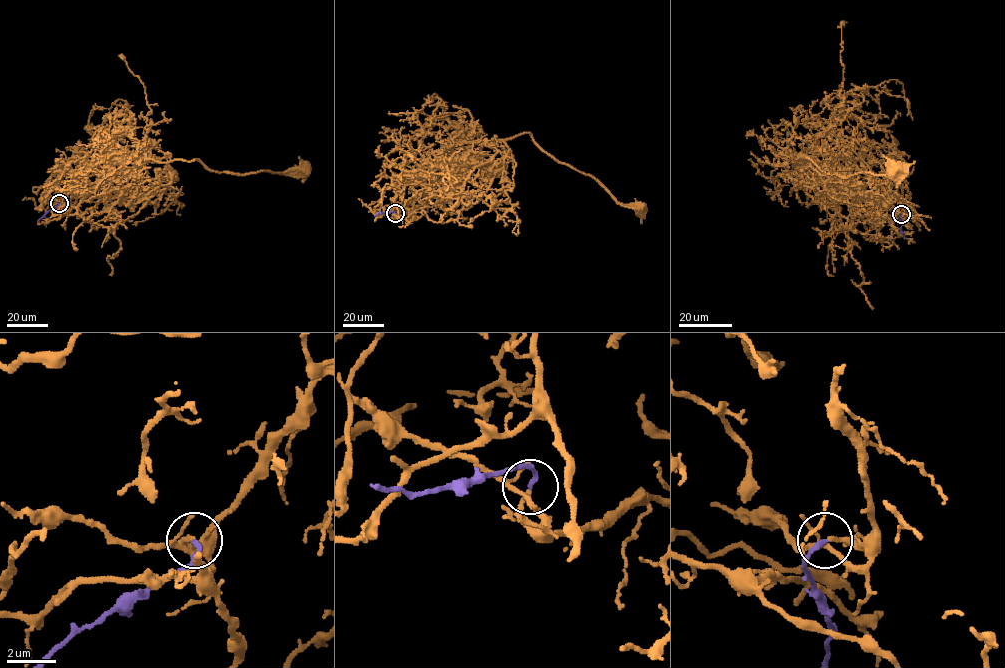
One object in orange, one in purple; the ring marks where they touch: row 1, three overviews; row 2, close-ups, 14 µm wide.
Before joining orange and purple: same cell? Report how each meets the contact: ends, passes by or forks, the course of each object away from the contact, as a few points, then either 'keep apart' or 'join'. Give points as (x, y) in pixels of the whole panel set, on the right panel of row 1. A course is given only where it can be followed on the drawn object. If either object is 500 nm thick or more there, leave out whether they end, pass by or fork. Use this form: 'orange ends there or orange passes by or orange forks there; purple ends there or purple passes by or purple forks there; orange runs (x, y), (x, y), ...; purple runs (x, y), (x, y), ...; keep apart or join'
orange ends there; purple ends there; orange runs (901, 214), (902, 187), (861, 150), (820, 148), (797, 159), (808, 157), (838, 176), (895, 175); purple runs (901, 214), (901, 232), (905, 238); join

